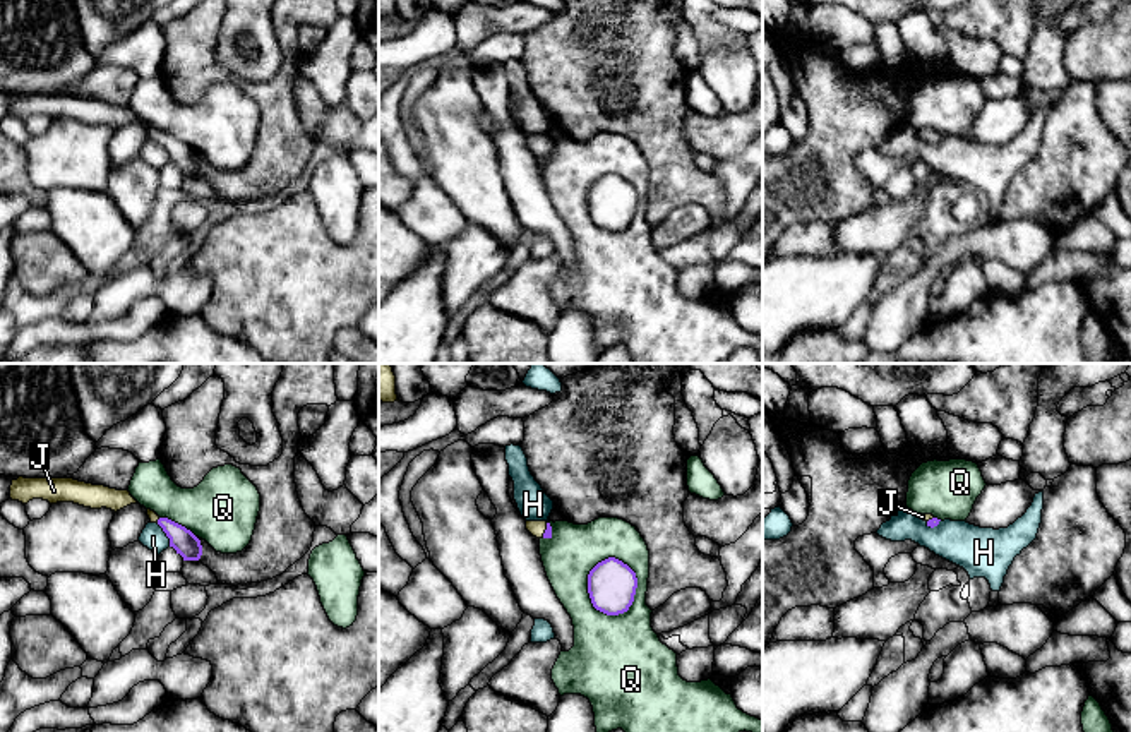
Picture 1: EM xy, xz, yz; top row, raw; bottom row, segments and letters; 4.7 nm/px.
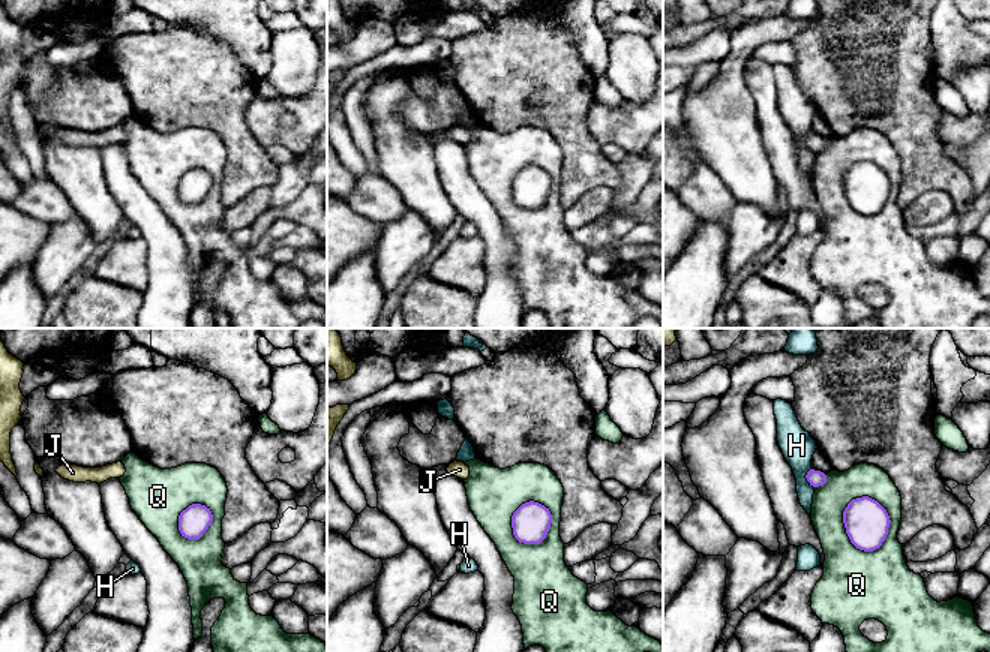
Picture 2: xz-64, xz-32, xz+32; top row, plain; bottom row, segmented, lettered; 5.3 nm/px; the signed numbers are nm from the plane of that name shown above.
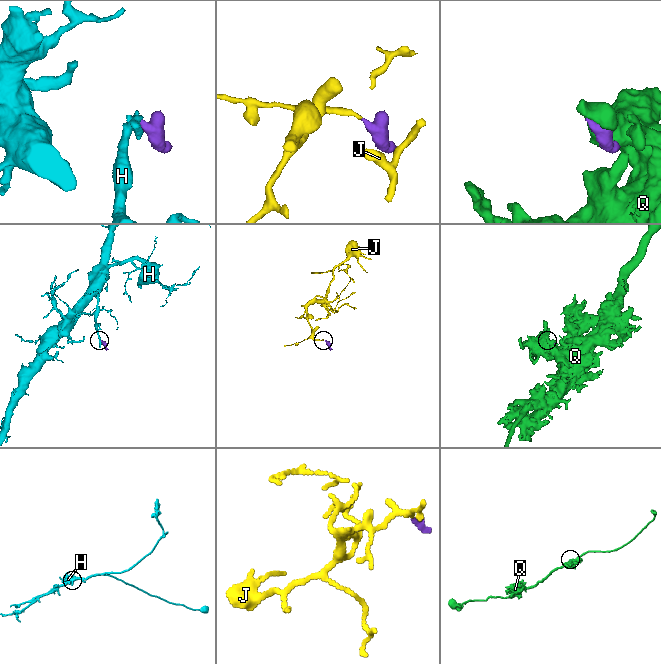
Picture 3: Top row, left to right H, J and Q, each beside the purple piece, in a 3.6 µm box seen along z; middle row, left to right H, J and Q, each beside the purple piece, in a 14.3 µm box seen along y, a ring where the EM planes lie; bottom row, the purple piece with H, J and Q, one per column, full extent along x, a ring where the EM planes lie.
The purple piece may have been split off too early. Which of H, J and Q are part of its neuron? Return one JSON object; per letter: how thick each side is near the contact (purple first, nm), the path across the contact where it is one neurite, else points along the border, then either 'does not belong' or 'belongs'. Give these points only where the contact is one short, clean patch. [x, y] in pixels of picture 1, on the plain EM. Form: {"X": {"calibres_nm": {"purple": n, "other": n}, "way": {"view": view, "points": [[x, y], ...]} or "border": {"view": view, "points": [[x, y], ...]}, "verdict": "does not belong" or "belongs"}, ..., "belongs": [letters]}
{"H": {"calibres_nm": {"purple": 120, "other": 120}, "border": {"view": "xy", "points": [[156, 139], [170, 162]]}, "verdict": "does not belong"}, "J": {"calibres_nm": {"purple": 40, "other": 80}, "way": {"view": "xz", "points": [[547, 150], [545, 146], [537, 144]]}, "verdict": "belongs"}, "Q": {"calibres_nm": {"purple": 220, "other": 220}, "verdict": "does not belong"}, "belongs": ["J"]}

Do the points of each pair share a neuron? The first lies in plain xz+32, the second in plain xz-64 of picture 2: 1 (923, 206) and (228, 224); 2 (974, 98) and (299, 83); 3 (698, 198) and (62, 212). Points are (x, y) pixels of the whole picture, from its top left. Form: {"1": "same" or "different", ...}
{"1": "same", "2": "same", "3": "same"}

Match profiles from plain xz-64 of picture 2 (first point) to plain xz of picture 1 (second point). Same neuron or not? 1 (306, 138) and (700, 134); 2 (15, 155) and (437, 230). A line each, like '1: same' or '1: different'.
1: same
2: different

